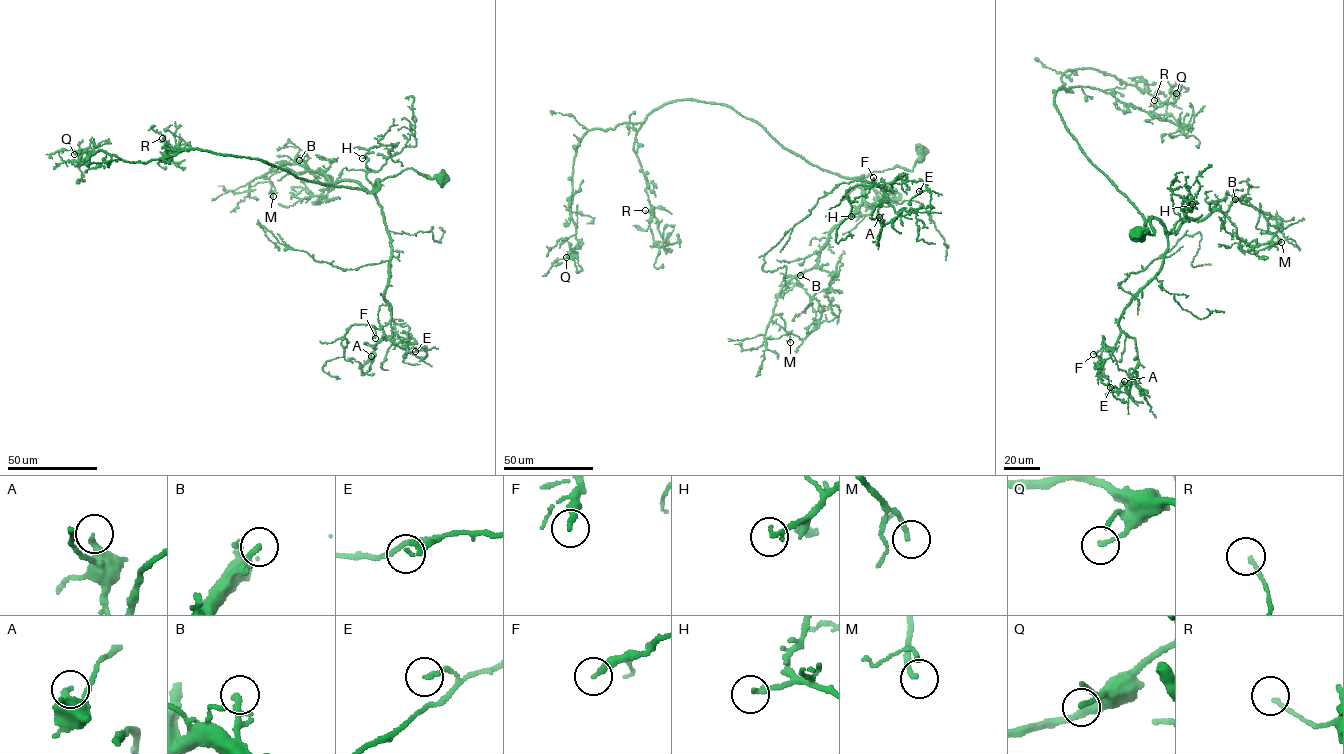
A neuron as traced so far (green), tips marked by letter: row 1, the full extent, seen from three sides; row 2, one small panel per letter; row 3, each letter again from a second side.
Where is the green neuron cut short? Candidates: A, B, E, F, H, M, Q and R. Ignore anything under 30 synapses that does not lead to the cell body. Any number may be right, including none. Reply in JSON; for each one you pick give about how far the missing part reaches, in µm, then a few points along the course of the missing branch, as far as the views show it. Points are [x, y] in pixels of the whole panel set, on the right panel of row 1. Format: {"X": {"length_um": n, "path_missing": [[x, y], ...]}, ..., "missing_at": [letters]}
{"B": {"length_um": 25, "path_missing": [[1235, 199], [1242, 181], [1252, 185]]}, "H": {"length_um": 35, "path_missing": [[1192, 204], [1203, 198], [1211, 201], [1198, 186]]}, "missing_at": ["B", "H"]}

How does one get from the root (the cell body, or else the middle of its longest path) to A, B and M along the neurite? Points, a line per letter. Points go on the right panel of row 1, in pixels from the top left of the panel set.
A: (1139, 233), (1154, 233), (1152, 216), (1167, 248), (1119, 321), (1138, 361), (1137, 377), (1124, 381)
B: (1139, 233), (1155, 231), (1148, 217), (1171, 233), (1189, 217), (1197, 221), (1215, 210), (1225, 212), (1235, 199)
M: (1139, 233), (1155, 231), (1148, 217), (1171, 233), (1189, 217), (1225, 212), (1237, 198), (1279, 222), (1281, 242)

